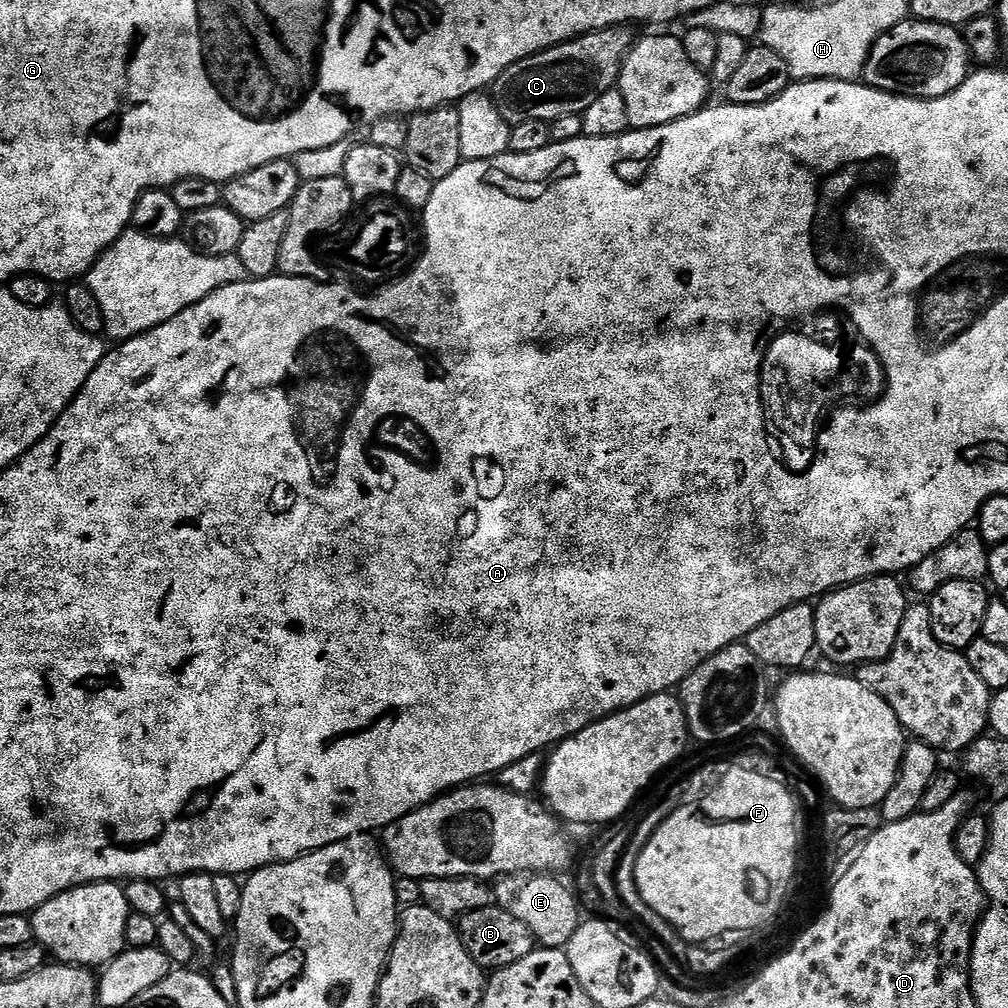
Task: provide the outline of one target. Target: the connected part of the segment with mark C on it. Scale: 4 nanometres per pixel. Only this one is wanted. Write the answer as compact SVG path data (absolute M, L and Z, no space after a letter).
M628 26L615 28L603 28L597 32L588 32L584 36L576 36L573 40L567 40L553 48L534 54L530 58L522 58L522 62L512 63L491 86L490 95L498 106L502 118L507 124L514 125L527 120L547 120L562 118L562 114L583 114L606 90L617 87L620 79L620 71L629 50L634 43L633 29Z

